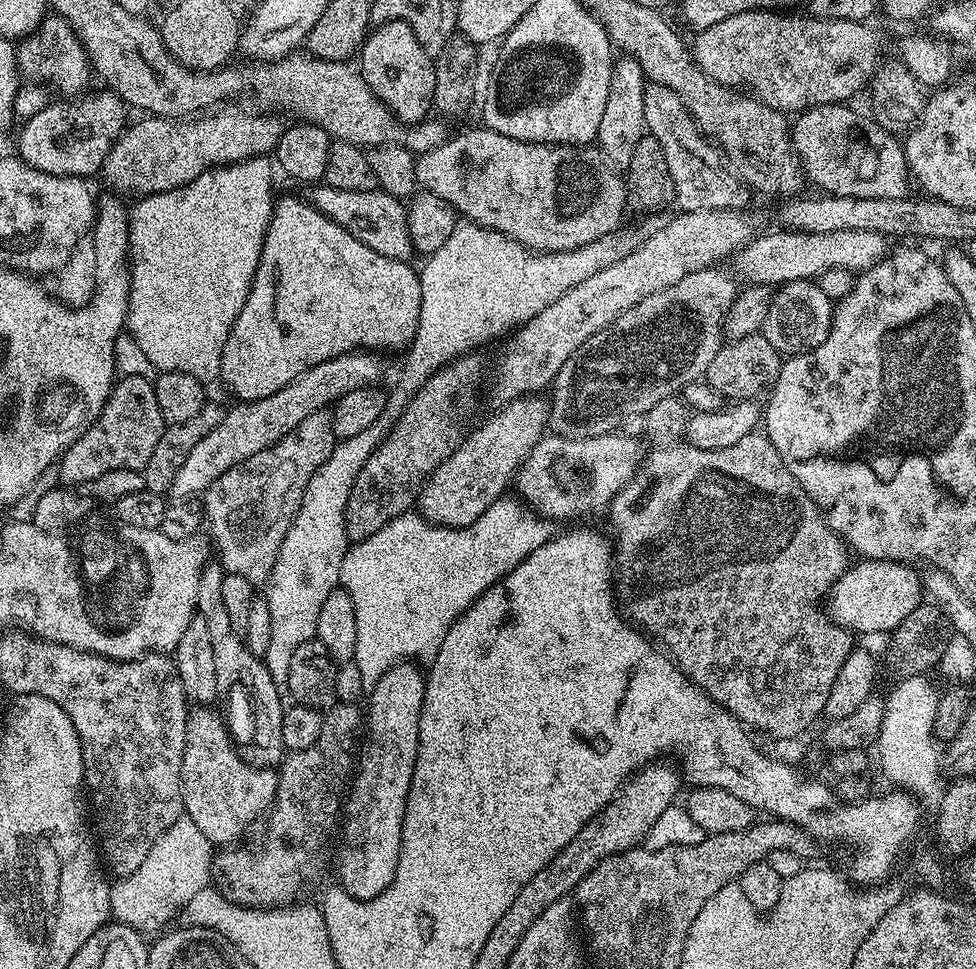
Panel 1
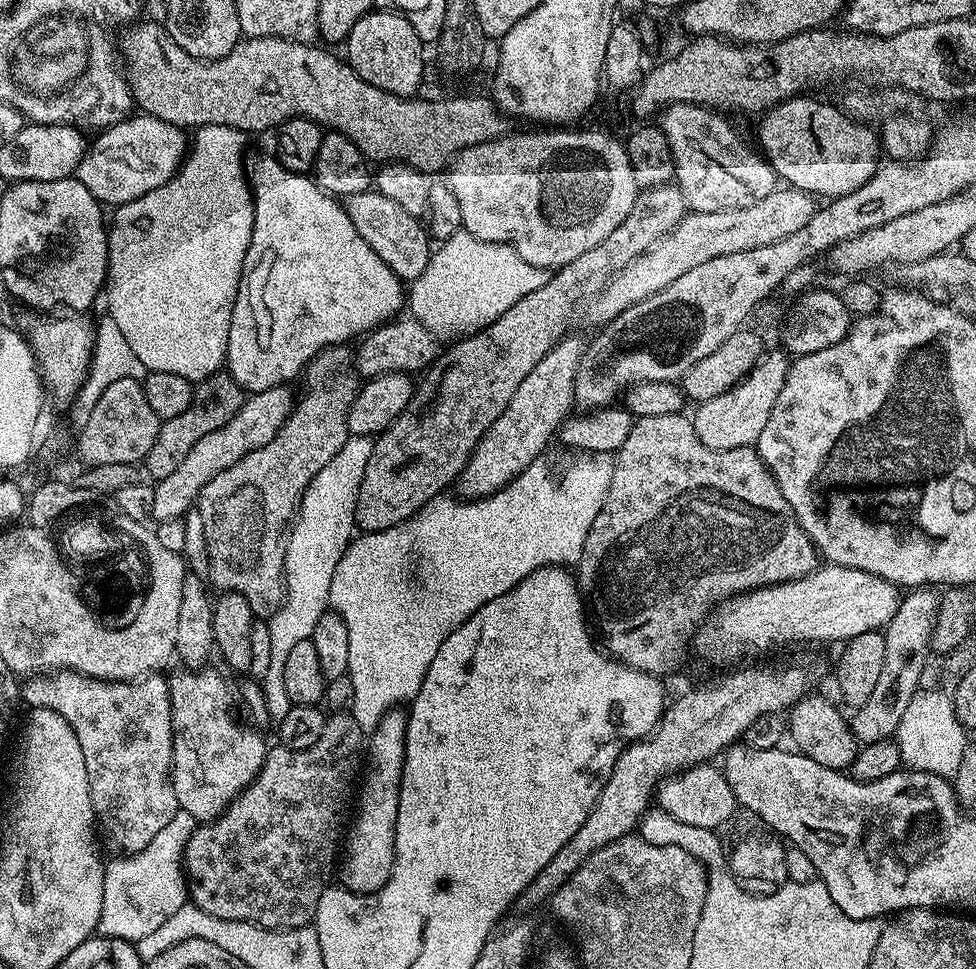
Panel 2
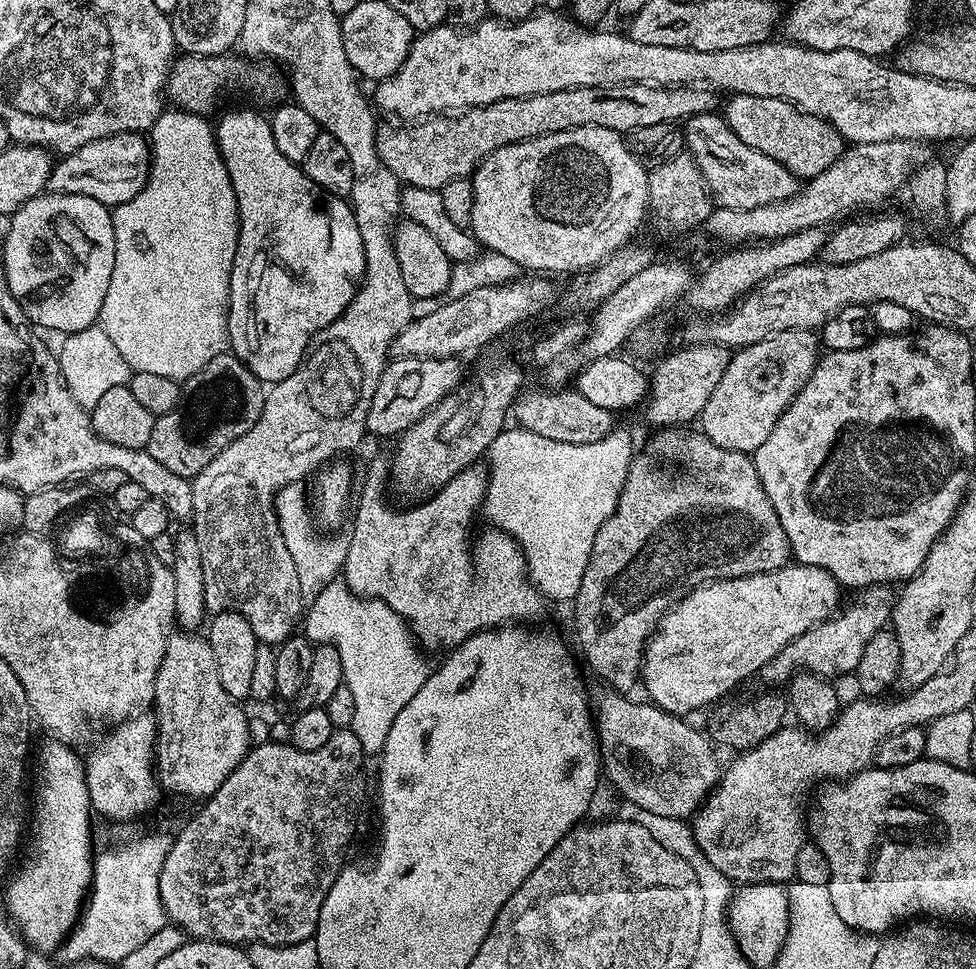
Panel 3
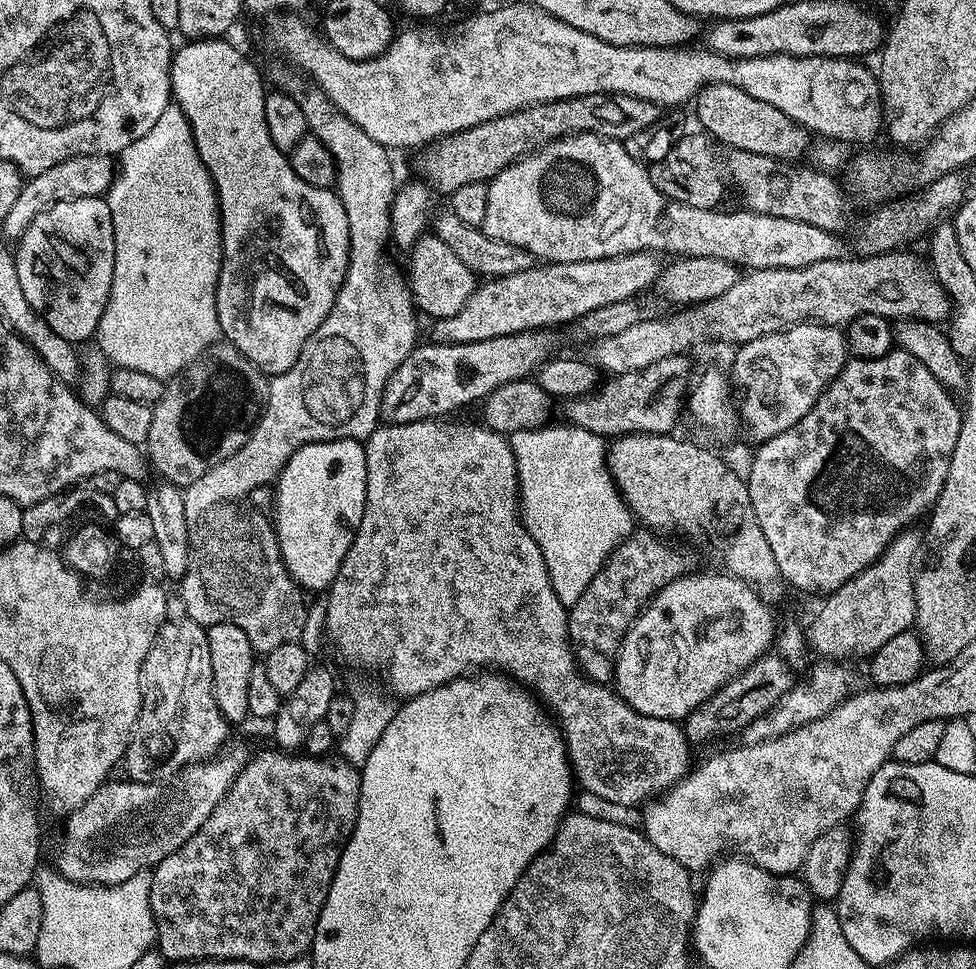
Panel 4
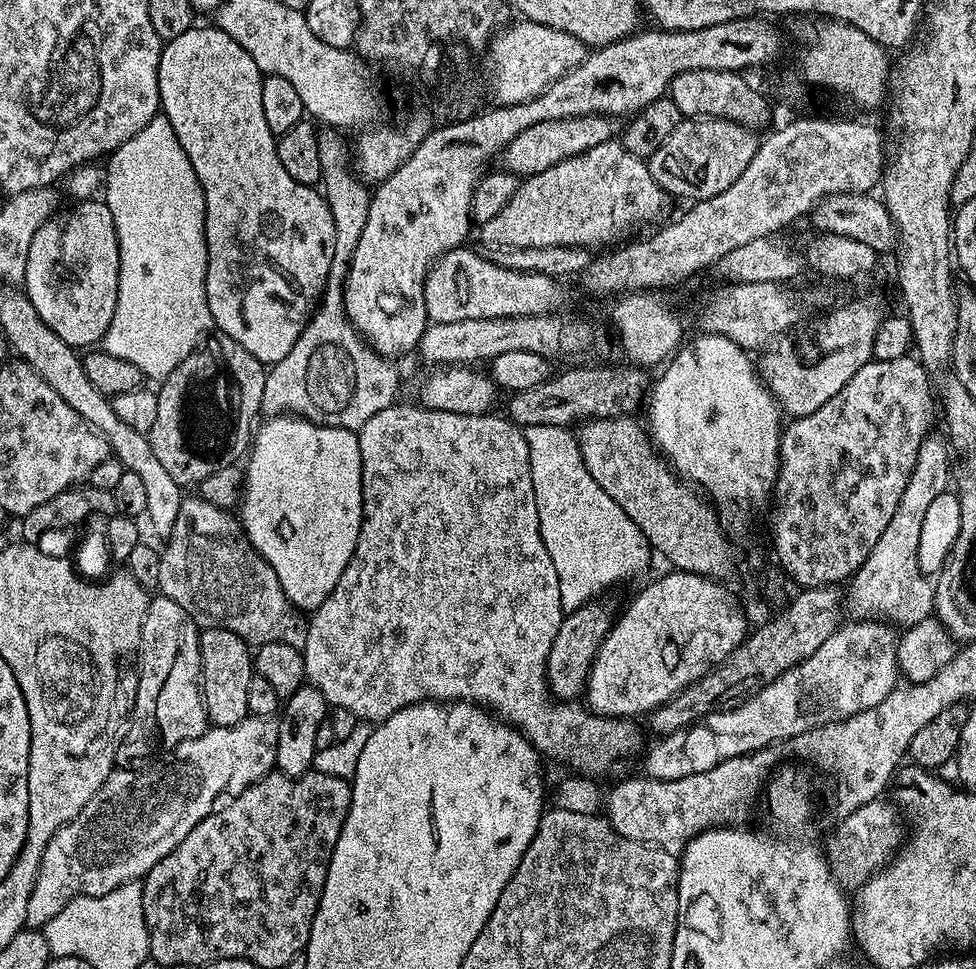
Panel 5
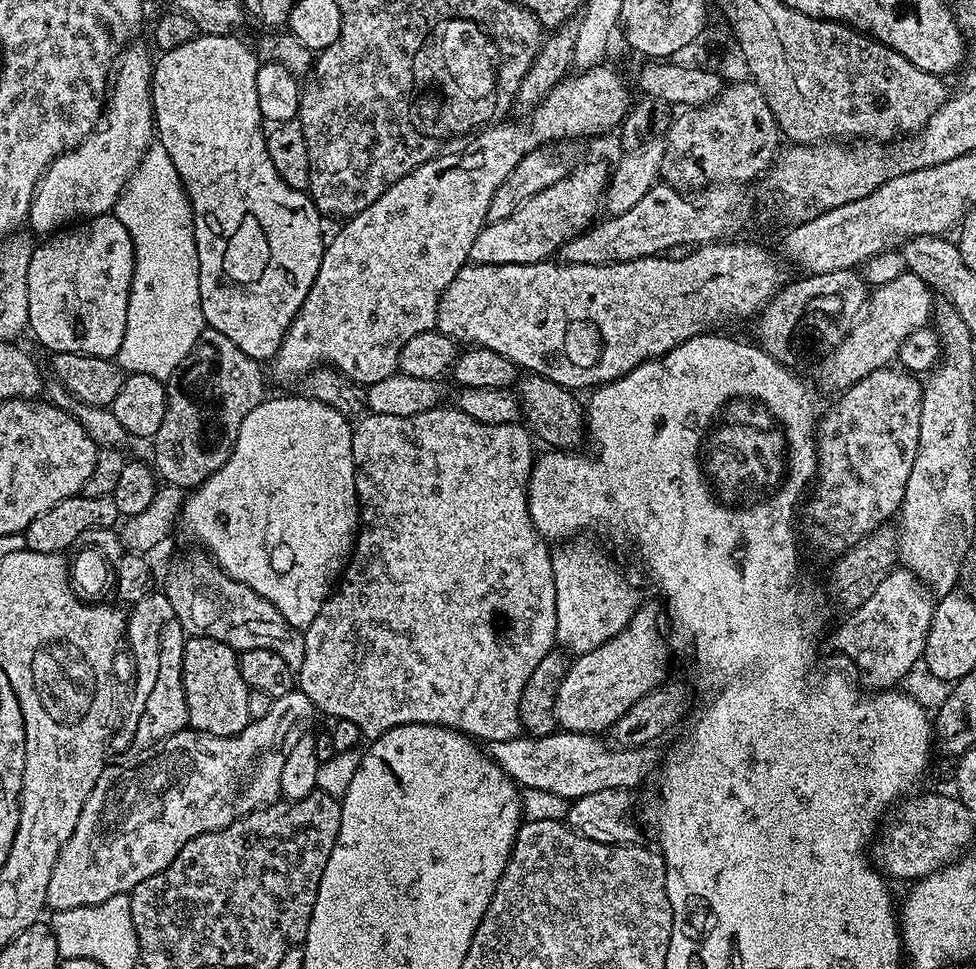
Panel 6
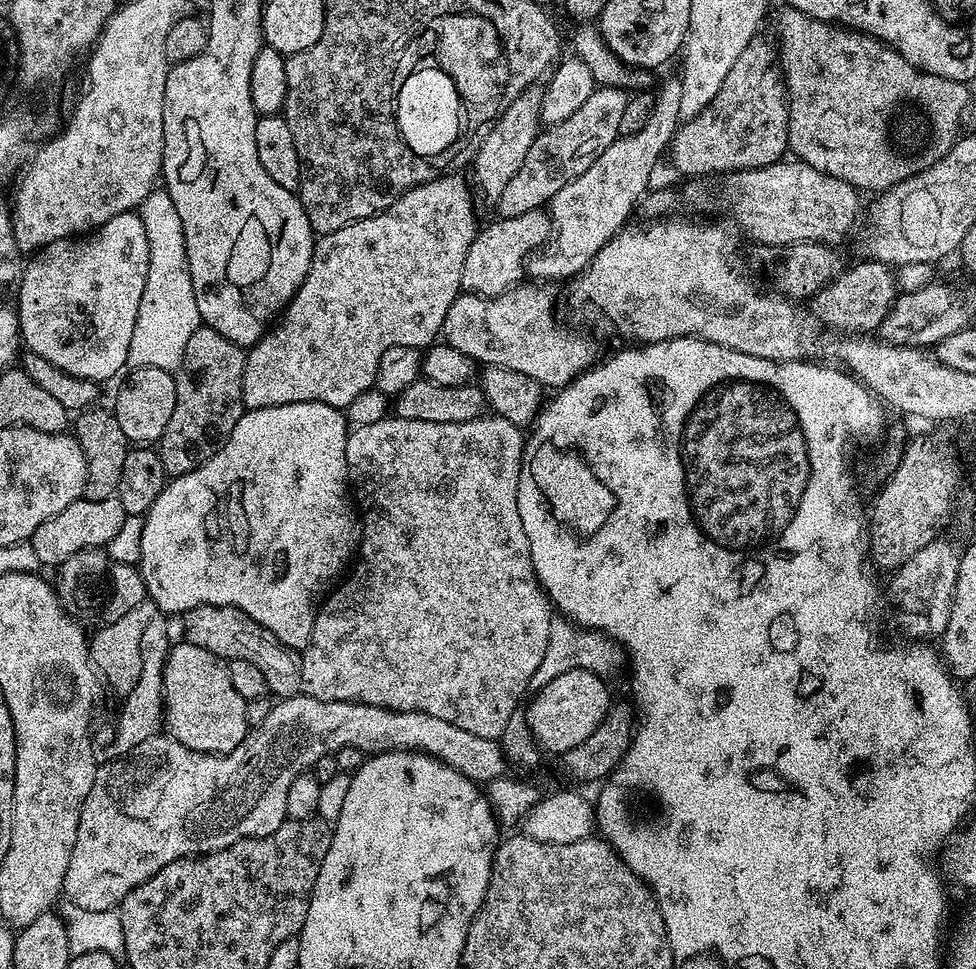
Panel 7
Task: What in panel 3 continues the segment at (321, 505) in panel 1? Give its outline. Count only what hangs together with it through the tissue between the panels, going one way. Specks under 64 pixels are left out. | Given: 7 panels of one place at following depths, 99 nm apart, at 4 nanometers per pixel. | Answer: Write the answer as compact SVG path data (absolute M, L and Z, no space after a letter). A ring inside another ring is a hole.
M299 487L284 488L276 496L276 517L282 530L282 542L286 542L286 550L290 550L290 558L294 558L294 570L298 570L298 586L301 597L311 598L322 594L331 580L341 575L348 549L347 539L343 535L324 534L315 536L312 533L314 516L310 511L309 501L300 493Z

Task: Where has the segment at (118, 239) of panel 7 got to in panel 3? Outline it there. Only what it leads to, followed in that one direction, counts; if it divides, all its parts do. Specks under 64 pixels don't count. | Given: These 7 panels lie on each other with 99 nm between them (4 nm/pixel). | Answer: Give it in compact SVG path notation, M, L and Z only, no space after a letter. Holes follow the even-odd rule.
M45 191L13 212L7 224L2 271L29 325L67 334L97 323L102 302L106 302L106 290L110 290L110 274L114 274L114 226L109 205L82 194Z

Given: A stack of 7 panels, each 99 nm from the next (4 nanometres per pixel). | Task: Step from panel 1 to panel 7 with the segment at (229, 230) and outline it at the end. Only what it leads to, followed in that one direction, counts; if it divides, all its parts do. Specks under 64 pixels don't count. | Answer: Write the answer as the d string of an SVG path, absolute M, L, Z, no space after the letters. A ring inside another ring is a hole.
M154 190L140 205L138 214L146 226L146 238L150 242L150 266L146 270L146 287L142 290L142 302L138 302L138 322L134 322L134 338L130 338L128 364L132 368L161 368L167 372L180 367L186 354L186 342L190 334L201 327L198 302L194 302L194 282L190 282L190 266L186 258L186 238L182 234L182 222L170 194L166 190Z

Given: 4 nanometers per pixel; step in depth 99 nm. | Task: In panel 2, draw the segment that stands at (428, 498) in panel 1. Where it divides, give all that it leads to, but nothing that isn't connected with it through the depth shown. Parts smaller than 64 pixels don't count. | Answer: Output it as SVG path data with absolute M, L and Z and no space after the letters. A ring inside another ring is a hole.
M575 334L569 335L552 347L542 362L538 362L538 366L526 374L526 378L522 378L522 386L518 386L518 391L506 410L498 414L498 422L494 422L494 426L490 426L490 430L478 442L468 459L468 465L458 477L458 488L465 492L465 497L494 495L526 466L545 455L544 447L552 438L554 440L558 429L573 411L574 378L584 349L585 345L580 344Z

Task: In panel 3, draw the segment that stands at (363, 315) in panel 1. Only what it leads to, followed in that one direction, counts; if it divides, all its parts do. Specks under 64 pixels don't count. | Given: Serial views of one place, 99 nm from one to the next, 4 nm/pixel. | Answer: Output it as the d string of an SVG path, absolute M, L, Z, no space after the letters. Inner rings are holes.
M240 108L237 112L228 112L220 121L215 121L216 145L222 154L222 162L230 174L230 182L234 186L234 198L238 202L240 211L240 229L238 230L238 246L234 250L234 266L230 274L230 298L228 299L228 342L232 355L237 356L252 373L265 385L271 386L290 378L304 359L308 346L312 342L312 336L321 332L326 326L330 326L350 306L354 295L354 282L364 279L364 247L362 246L362 234L358 234L358 222L356 215L352 213L351 203L345 197L332 196L329 192L323 192L305 174L301 165L290 162L290 158L278 154L278 146L274 143L272 126L267 115L260 112L251 112L248 108Z

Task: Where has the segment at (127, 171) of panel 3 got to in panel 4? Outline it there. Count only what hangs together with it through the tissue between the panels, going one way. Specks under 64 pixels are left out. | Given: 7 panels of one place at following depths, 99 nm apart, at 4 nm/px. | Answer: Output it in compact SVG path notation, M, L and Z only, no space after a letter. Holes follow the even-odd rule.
M79 156L70 158L66 162L60 162L58 166L52 166L50 170L44 170L42 174L25 179L24 189L18 194L10 214L2 222L4 232L12 242L19 241L20 235L34 222L42 210L54 206L58 202L66 202L74 198L90 198L91 196L104 196L108 187L112 185L114 175L114 160L111 156Z

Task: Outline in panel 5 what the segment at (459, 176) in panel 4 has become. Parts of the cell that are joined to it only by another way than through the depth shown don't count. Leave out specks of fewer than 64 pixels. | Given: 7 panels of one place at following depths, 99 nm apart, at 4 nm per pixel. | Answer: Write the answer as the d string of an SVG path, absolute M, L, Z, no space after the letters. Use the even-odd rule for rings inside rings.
M579 116L569 120L538 122L526 130L522 130L522 134L518 134L518 138L514 138L514 142L510 142L504 147L503 171L513 172L514 175L521 178L542 174L542 170L550 170L550 166L554 166L558 162L582 154L606 140L613 139L618 132L616 124L615 119L606 116Z

